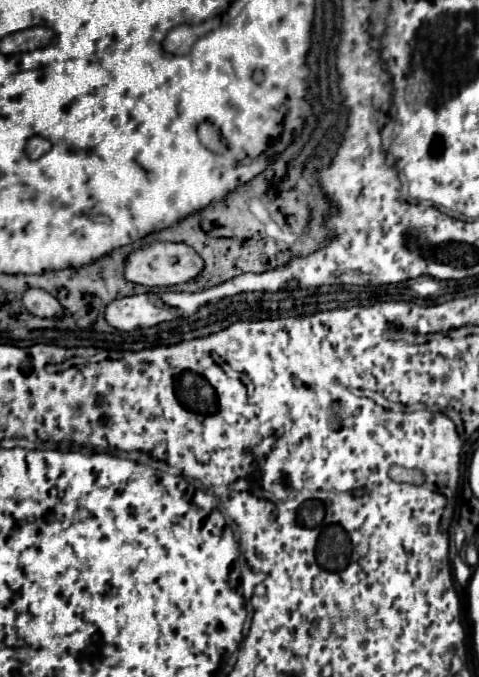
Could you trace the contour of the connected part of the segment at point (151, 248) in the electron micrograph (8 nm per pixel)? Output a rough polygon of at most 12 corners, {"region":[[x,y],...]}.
{"region":[[149,242],[125,258],[125,280],[173,286],[203,268],[183,244]]}

